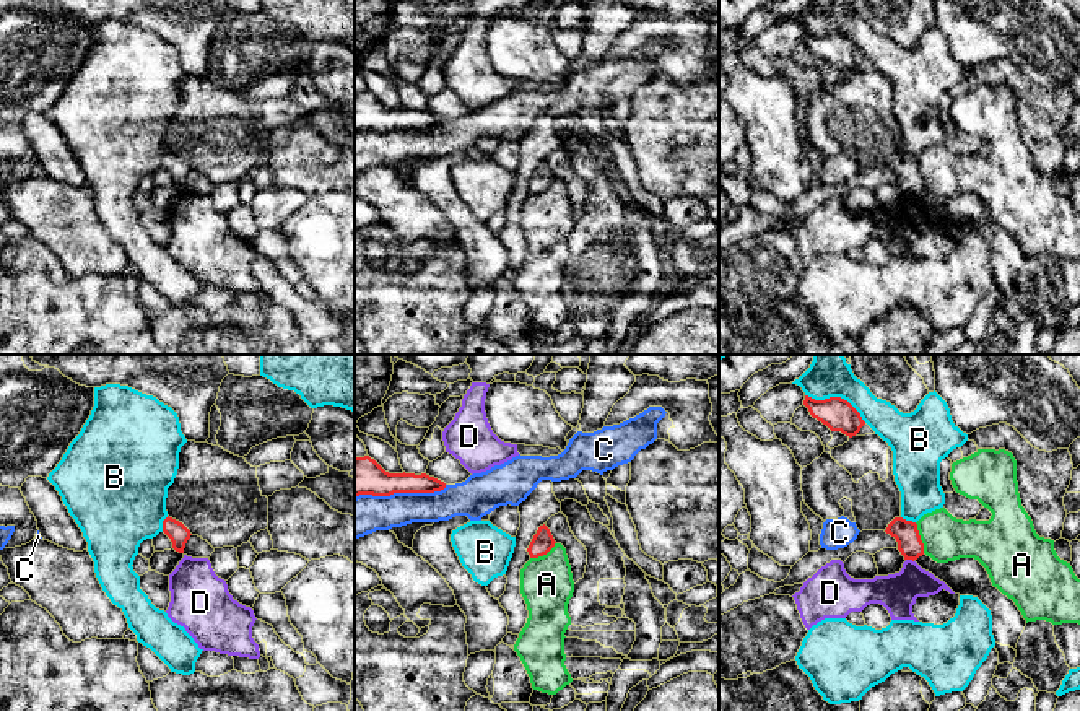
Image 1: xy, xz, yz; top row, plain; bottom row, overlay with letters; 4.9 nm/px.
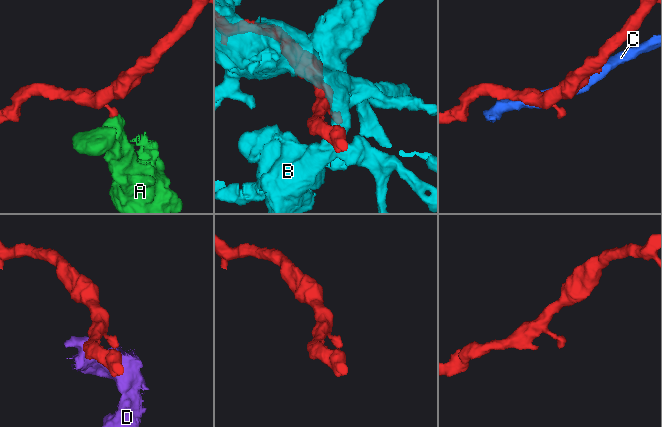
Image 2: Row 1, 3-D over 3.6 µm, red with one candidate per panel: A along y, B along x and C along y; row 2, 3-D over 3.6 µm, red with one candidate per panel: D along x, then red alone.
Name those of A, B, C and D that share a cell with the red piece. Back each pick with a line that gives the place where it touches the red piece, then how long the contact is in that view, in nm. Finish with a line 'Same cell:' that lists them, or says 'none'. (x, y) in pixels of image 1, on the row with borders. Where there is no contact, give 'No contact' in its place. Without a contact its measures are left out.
Same cell: none

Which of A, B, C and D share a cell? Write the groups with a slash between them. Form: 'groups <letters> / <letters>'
groups A D / B / C

